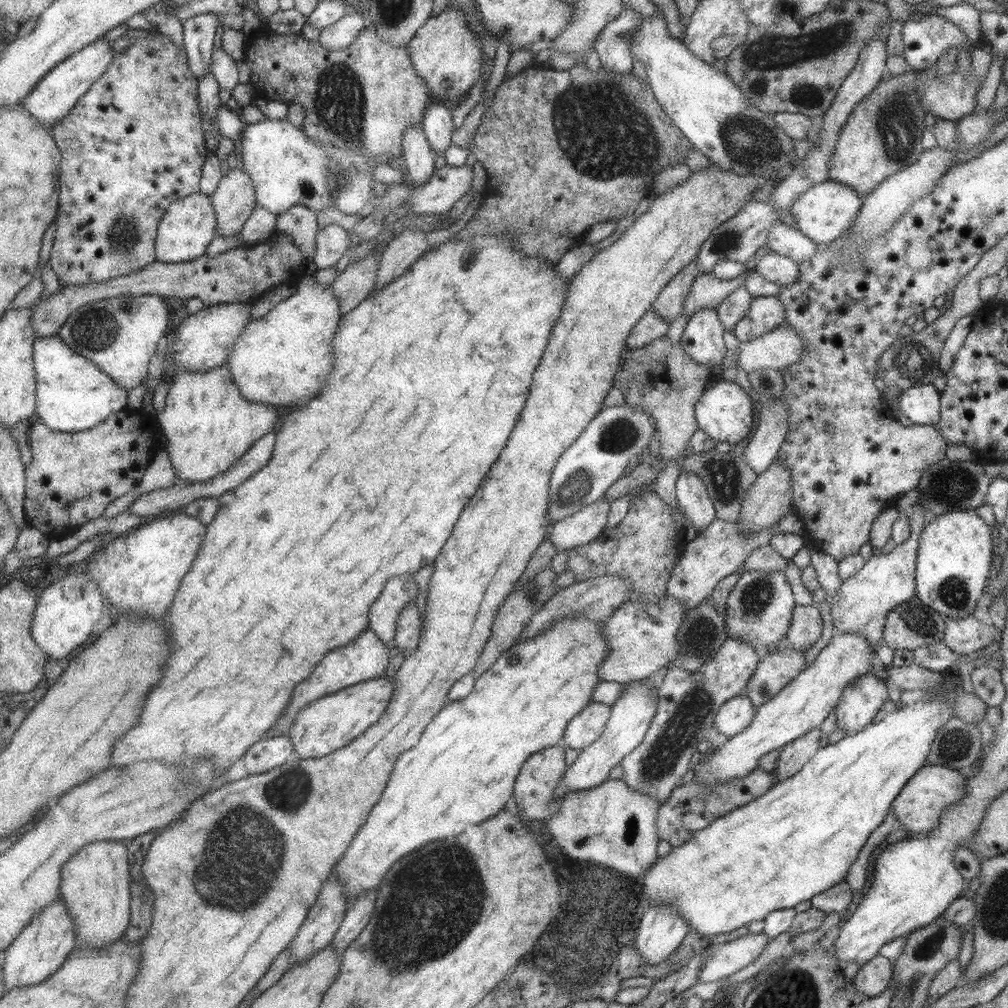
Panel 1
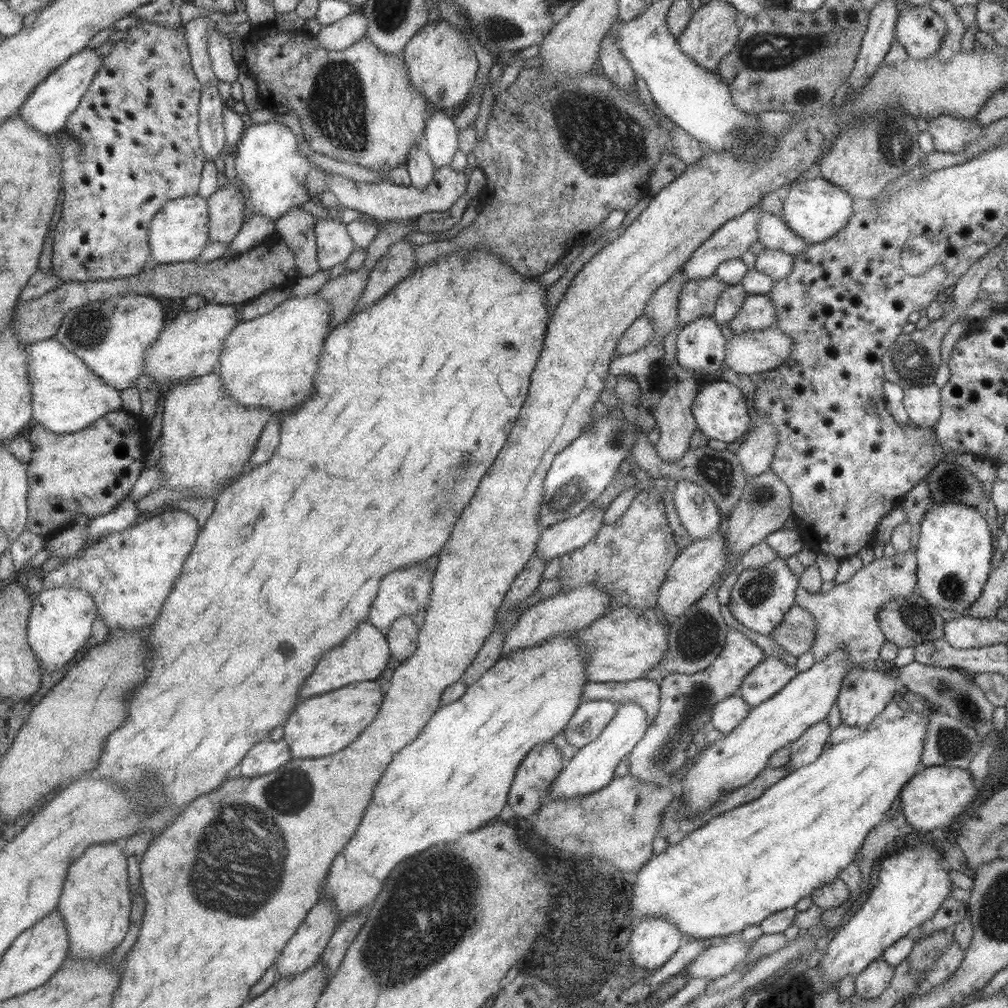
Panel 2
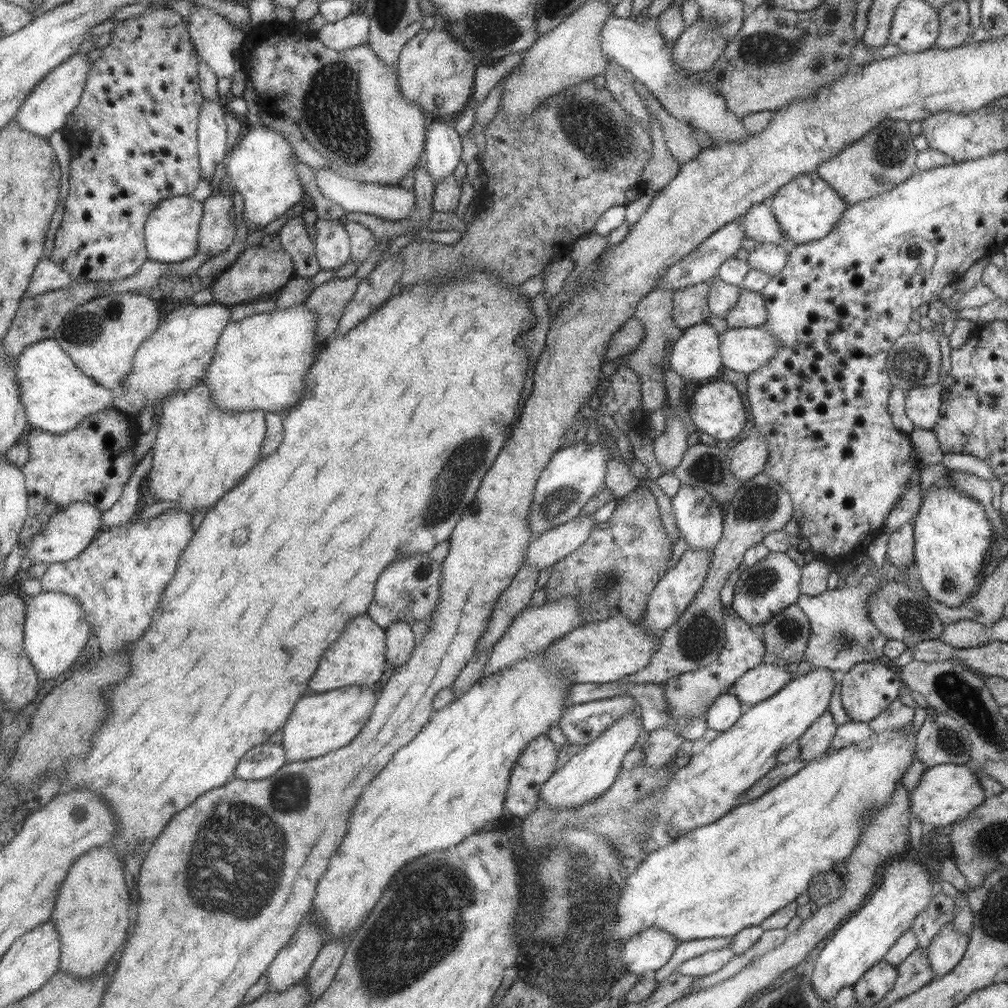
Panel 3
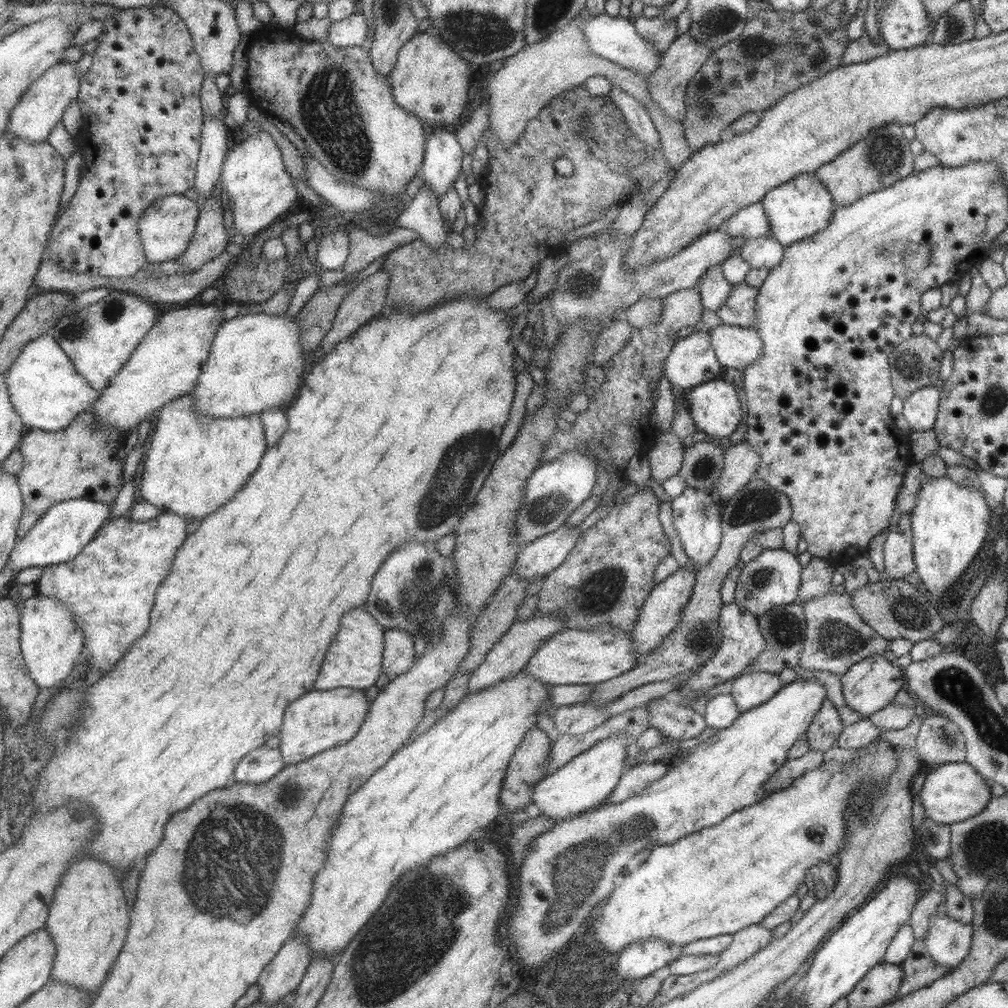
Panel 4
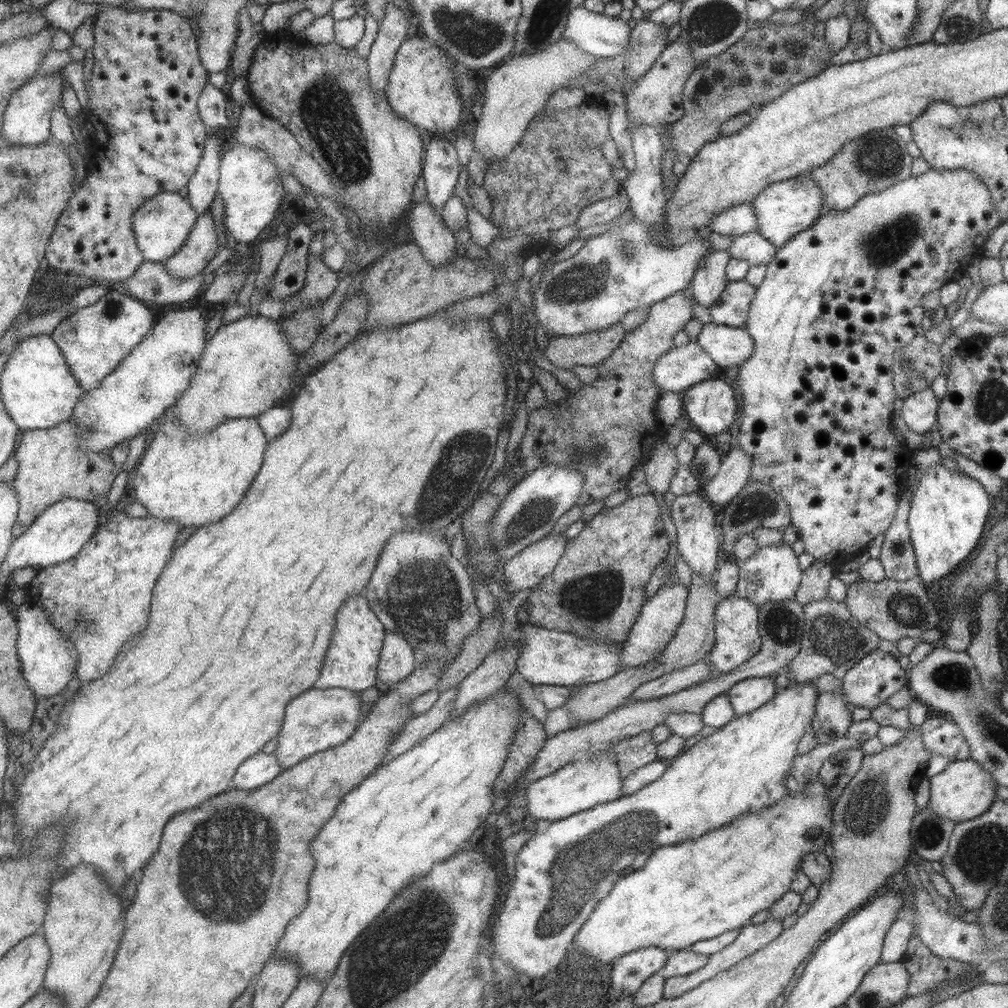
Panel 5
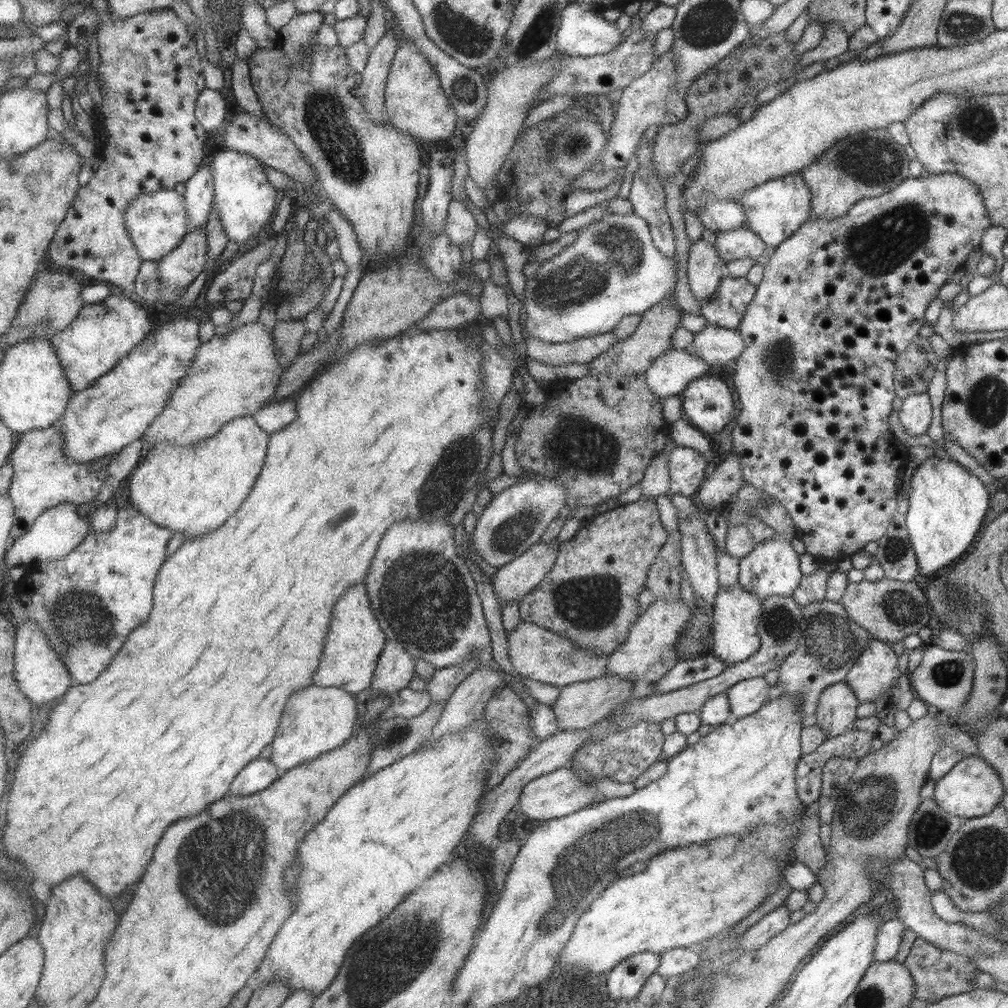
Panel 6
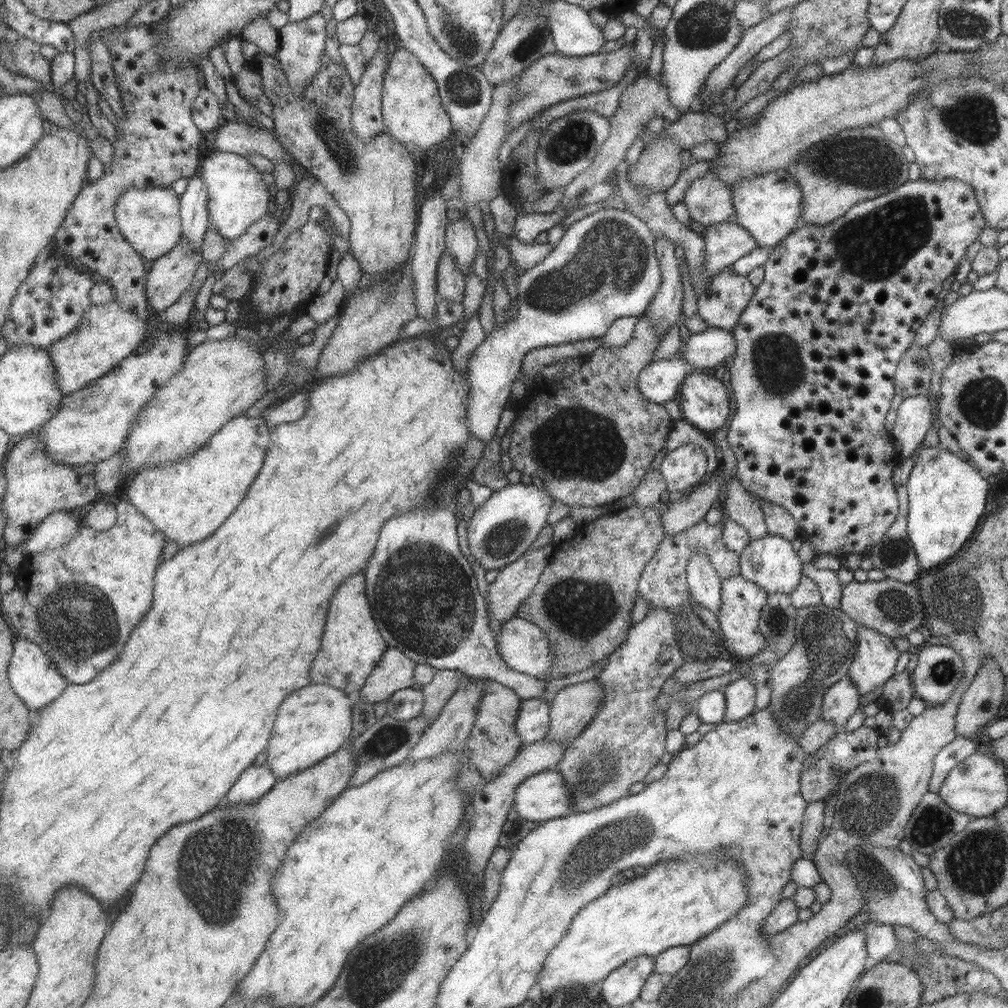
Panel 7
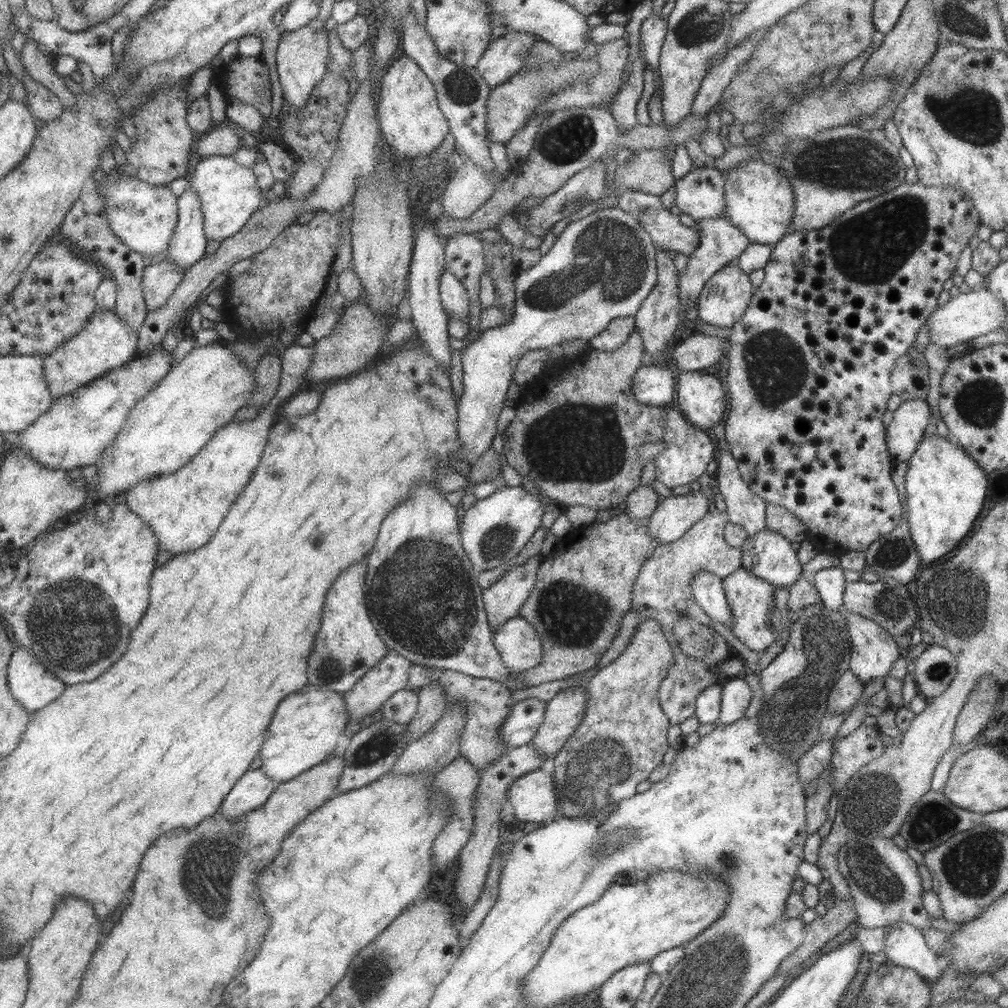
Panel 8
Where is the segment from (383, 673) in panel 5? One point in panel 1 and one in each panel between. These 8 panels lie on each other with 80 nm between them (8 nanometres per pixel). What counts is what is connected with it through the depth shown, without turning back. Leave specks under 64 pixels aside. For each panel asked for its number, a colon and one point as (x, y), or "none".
1: (410, 624)
2: (404, 637)
3: (401, 642)
4: (400, 653)

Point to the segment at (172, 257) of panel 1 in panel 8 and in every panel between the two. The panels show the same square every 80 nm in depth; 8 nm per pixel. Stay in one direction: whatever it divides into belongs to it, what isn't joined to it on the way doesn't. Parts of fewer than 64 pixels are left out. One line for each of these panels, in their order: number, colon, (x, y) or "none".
2: (180, 232)
3: (173, 232)
4: (169, 225)
5: (163, 224)
6: (158, 222)
7: (151, 219)
8: (145, 217)

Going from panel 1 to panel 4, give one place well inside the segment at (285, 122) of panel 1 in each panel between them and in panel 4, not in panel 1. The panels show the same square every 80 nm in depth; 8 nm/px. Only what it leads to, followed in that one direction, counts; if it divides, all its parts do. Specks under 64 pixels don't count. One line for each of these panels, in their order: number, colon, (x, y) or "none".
2: (277, 175)
3: (261, 170)
4: (255, 177)

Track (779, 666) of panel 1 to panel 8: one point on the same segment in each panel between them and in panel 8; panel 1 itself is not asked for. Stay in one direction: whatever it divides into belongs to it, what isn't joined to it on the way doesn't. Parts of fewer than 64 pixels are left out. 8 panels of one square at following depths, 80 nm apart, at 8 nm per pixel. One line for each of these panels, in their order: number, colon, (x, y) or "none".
2: (765, 679)
3: (759, 683)
4: (750, 689)
5: (746, 695)
6: (744, 697)
7: (740, 694)
8: (735, 695)

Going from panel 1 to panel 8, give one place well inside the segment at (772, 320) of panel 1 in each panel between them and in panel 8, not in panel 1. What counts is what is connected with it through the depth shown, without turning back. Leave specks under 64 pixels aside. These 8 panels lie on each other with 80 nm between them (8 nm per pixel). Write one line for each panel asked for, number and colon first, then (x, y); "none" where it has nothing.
2: (758, 312)
3: (749, 311)
4: (740, 309)
5: (731, 309)
6: (724, 309)
7: (727, 294)
8: (723, 299)

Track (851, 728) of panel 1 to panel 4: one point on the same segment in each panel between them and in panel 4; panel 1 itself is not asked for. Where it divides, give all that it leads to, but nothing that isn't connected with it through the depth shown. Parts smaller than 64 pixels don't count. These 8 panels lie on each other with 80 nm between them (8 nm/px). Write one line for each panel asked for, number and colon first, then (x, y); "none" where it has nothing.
2: (864, 693)
3: (868, 688)
4: (868, 685)

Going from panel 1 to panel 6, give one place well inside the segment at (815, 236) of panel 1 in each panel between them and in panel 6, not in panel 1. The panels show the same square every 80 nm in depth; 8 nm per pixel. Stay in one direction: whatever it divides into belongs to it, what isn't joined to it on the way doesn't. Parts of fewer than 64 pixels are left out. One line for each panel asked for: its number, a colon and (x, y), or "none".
2: (815, 209)
3: (807, 208)
4: (798, 208)
5: (783, 209)
6: (774, 210)

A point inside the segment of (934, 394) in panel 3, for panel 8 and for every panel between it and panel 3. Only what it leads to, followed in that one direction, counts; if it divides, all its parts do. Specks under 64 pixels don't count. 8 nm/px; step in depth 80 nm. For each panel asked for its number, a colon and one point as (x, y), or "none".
4: (920, 408)
5: (919, 411)
6: (915, 412)
7: (913, 418)
8: (903, 434)

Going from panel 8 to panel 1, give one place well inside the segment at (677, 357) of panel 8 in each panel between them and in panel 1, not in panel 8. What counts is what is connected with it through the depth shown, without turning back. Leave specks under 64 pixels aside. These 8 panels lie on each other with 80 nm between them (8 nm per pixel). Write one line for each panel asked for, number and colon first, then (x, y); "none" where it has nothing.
1: (781, 347)
2: (751, 353)
3: (743, 350)
4: (735, 347)
5: (727, 347)
6: (716, 346)
7: (708, 349)

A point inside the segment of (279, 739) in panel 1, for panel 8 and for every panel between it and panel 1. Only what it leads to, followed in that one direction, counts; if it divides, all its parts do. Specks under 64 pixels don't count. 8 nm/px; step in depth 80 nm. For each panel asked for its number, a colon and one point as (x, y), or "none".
2: (269, 755)
3: (262, 761)
4: (262, 764)
5: (259, 769)
6: (261, 773)
7: (257, 780)
8: (255, 787)

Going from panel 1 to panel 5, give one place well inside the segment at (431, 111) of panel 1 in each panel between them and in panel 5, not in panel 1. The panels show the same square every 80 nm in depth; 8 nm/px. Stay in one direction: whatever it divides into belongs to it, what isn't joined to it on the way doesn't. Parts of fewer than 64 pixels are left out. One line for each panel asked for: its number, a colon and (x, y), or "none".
2: (441, 141)
3: (444, 147)
4: (444, 156)
5: (442, 167)

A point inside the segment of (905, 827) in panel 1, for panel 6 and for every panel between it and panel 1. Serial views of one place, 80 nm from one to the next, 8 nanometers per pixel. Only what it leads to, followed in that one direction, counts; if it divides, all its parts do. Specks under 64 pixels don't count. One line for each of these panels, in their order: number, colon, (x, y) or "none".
2: (933, 798)
3: (945, 793)
4: (952, 792)
5: (962, 791)
6: (971, 788)

